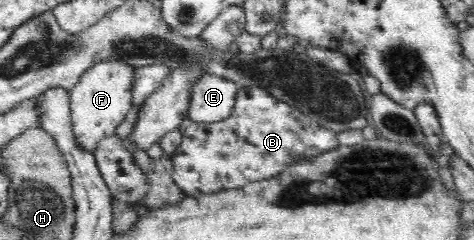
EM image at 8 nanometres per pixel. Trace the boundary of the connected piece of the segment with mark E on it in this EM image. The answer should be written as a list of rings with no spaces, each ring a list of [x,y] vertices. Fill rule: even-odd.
[[[210,73],[194,83],[188,116],[194,123],[219,123],[226,120],[235,105],[239,86]]]

